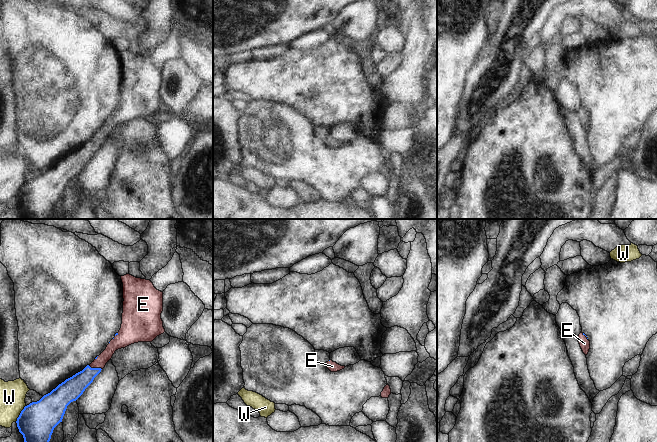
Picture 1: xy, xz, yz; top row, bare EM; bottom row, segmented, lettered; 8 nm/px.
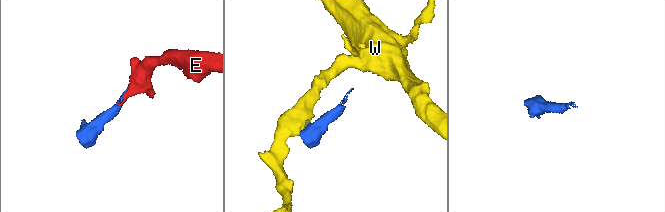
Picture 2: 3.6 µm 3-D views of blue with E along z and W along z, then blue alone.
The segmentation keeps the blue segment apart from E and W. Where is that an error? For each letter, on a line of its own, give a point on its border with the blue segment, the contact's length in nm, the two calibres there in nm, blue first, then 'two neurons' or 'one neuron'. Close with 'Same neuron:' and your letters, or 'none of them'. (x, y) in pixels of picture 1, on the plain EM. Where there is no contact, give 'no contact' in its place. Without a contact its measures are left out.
E: meets blue in xy at (95, 144); contact 120 nm long; 180 nm thick on the blue side, 90 nm on the other; one neuron
W: meets blue in xy at (20, 189); contact 160 nm long; 300 nm thick on the blue side, 200 nm on the other; two neurons
Same neuron: E

